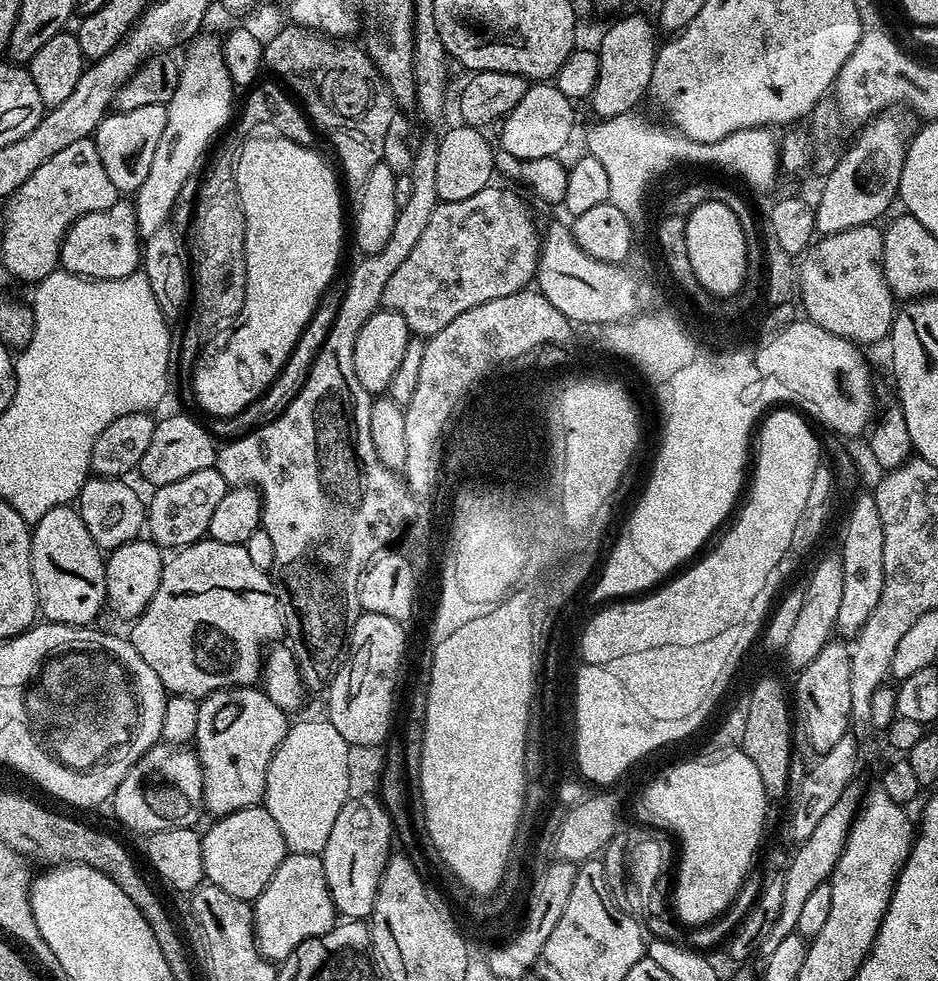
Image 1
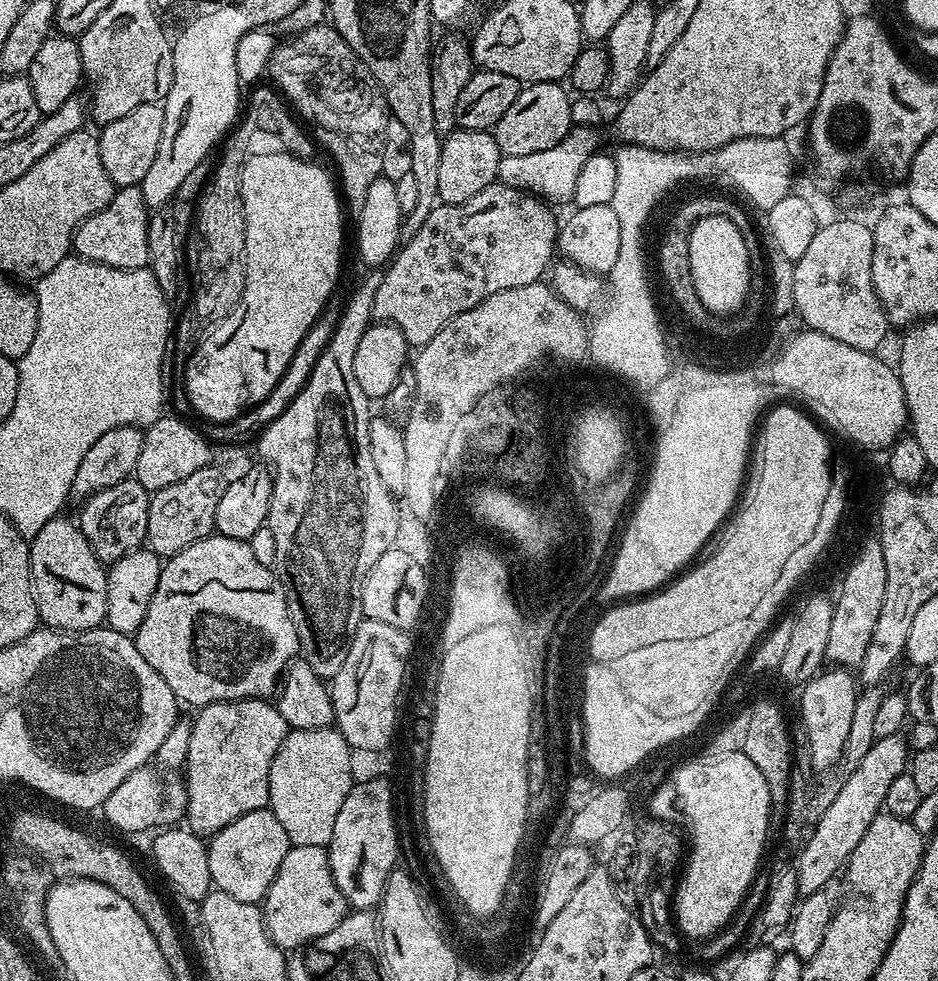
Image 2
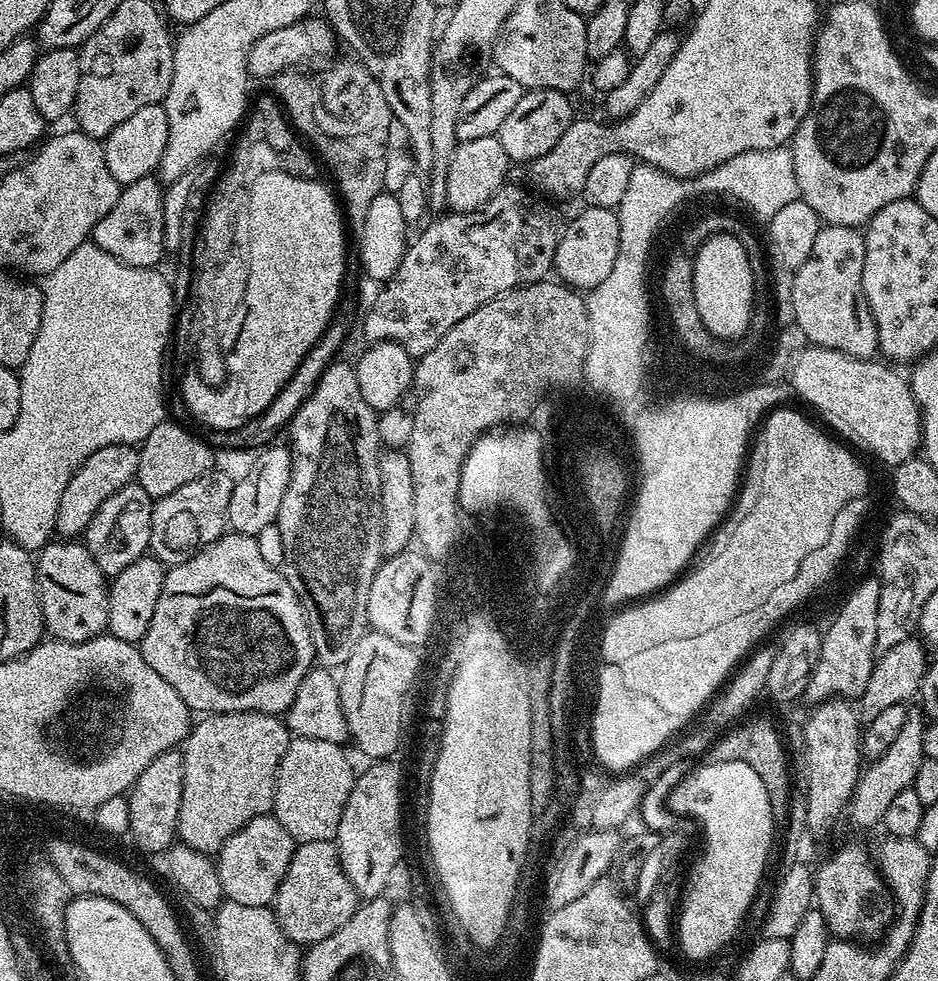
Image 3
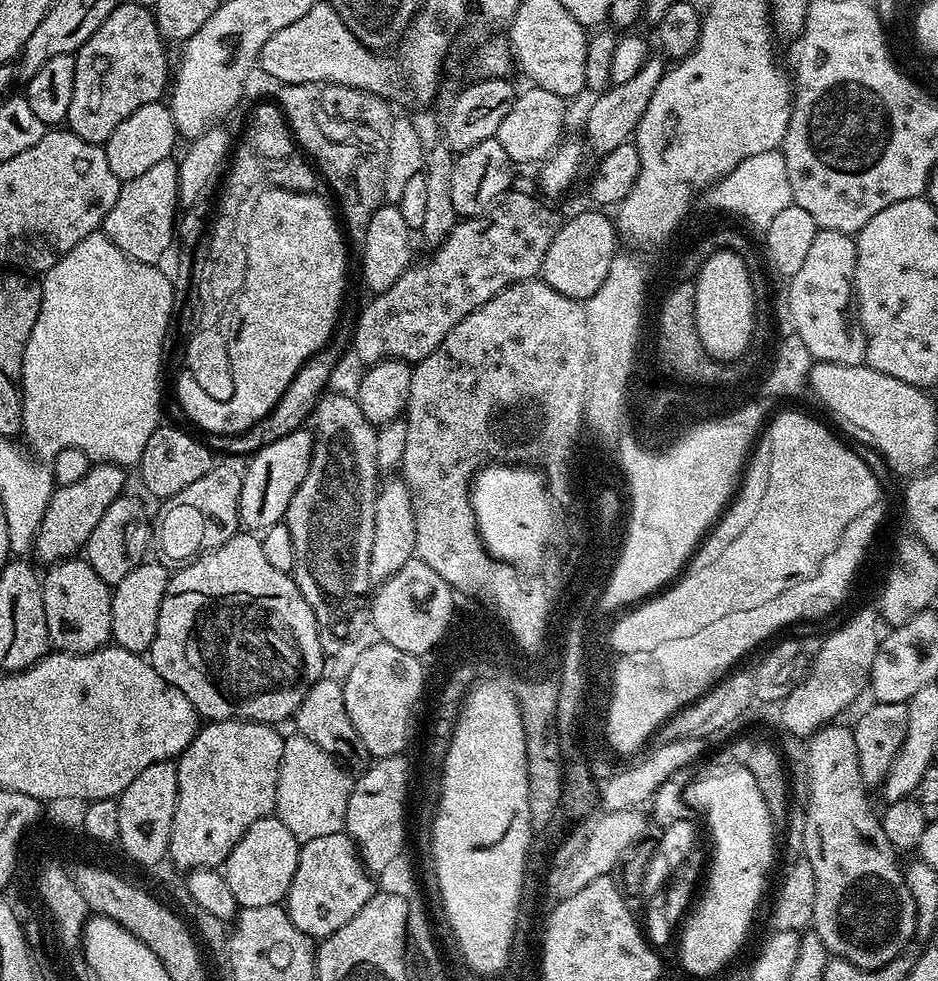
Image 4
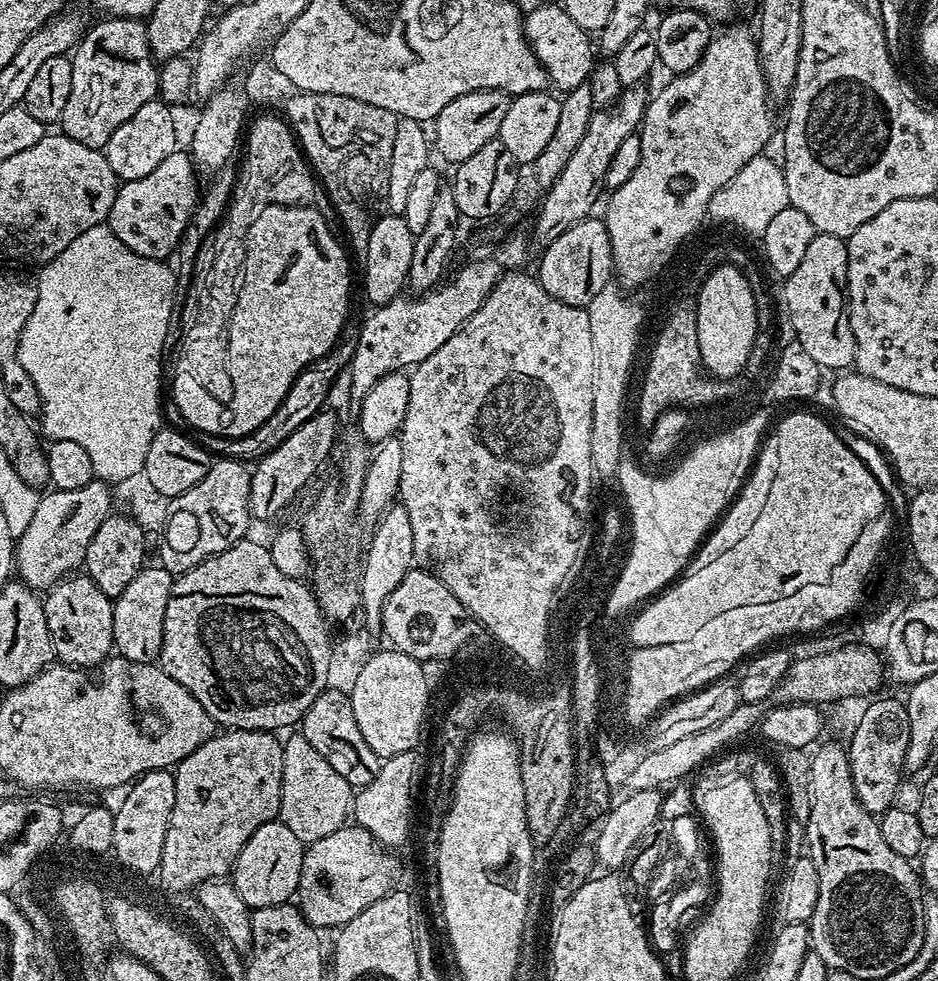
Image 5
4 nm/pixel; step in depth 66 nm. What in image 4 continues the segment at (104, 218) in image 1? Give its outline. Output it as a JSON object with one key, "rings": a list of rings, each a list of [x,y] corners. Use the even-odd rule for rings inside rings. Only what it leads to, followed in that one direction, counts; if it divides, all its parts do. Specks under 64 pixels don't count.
{"rings":[[[169,158],[150,166],[146,174],[138,174],[138,178],[123,181],[114,206],[110,206],[110,214],[106,214],[102,225],[104,235],[110,238],[110,242],[114,242],[114,246],[118,246],[118,250],[122,250],[127,256],[138,262],[159,265],[164,251],[168,247],[170,249],[173,247],[178,221],[177,165],[175,159]]]}

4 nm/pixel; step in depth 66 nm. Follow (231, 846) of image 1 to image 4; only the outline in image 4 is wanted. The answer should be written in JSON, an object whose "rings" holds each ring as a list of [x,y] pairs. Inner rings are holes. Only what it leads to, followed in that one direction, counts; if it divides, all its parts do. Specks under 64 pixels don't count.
{"rings":[[[275,815],[262,818],[242,834],[242,838],[230,850],[222,865],[222,871],[230,891],[240,908],[280,904],[294,882],[294,870],[298,870],[301,841]]]}

